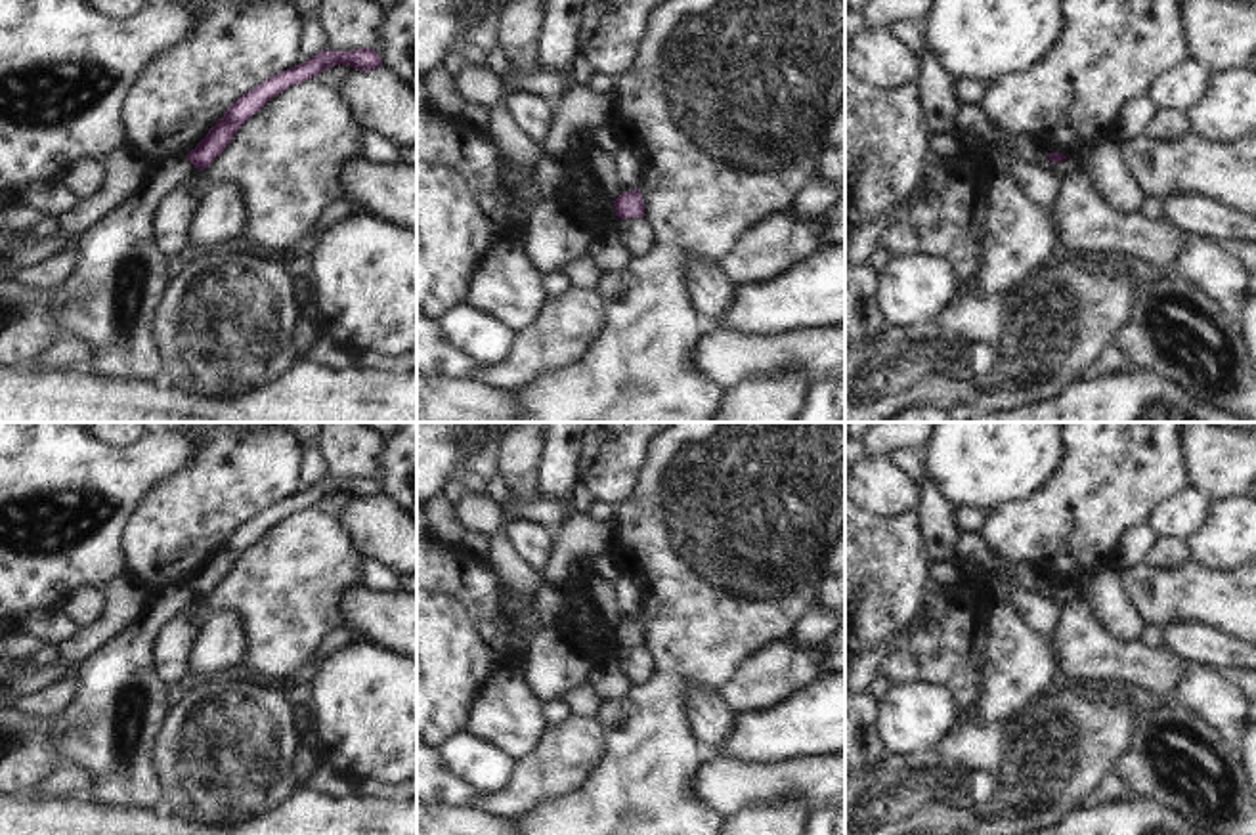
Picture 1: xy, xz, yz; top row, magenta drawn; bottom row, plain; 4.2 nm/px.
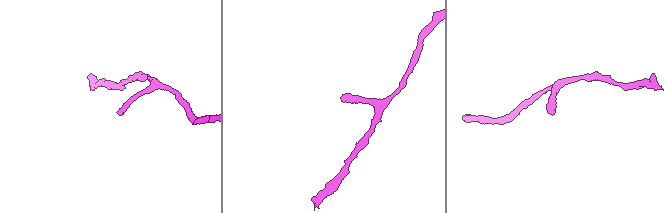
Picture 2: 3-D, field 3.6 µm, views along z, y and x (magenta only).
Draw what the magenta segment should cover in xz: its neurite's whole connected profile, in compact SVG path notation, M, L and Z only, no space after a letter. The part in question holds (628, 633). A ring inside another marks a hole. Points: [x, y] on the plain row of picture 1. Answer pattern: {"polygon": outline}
{"polygon": "M640 615L627 619L627 621L621 621L612 631L616 634L616 644L621 648L644 644L644 631L642 631L642 623L640 623Z"}

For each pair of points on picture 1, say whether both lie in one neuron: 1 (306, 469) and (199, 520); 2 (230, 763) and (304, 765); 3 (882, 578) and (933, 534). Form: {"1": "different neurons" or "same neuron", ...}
{"1": "different neurons", "2": "different neurons", "3": "different neurons"}

